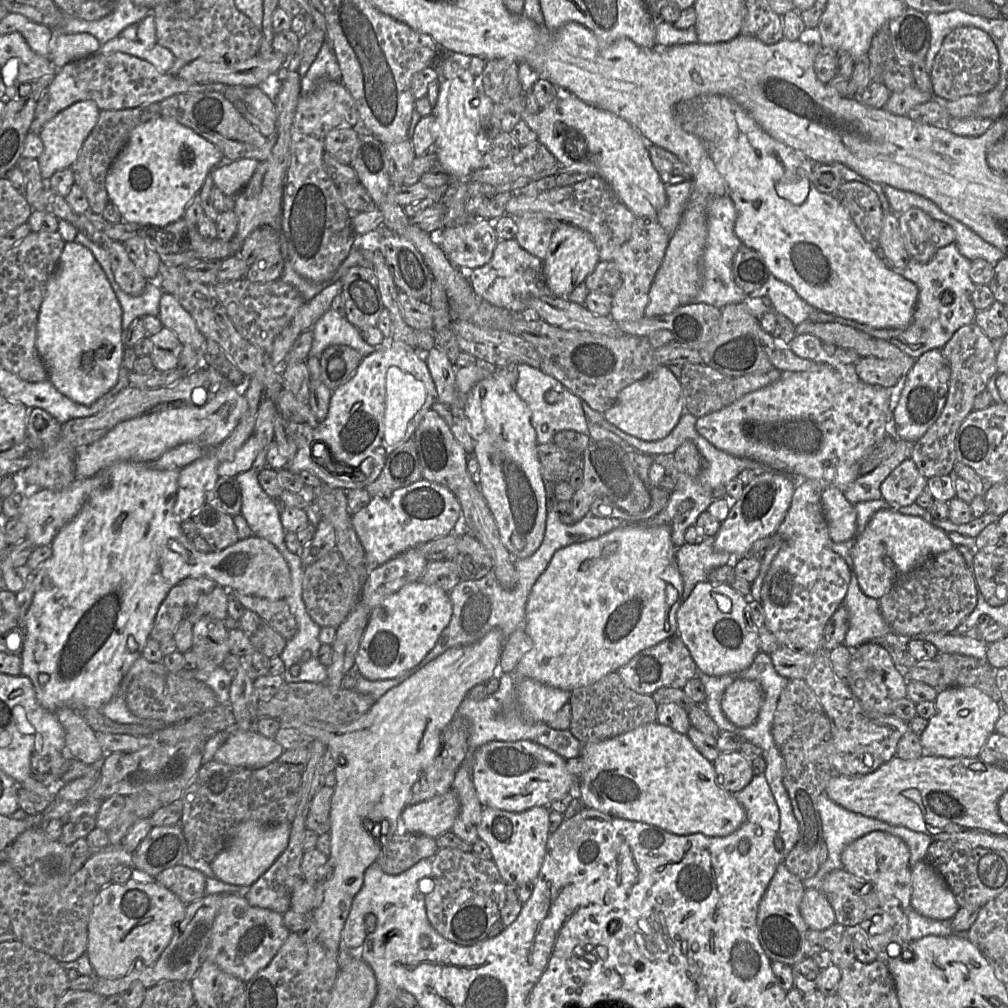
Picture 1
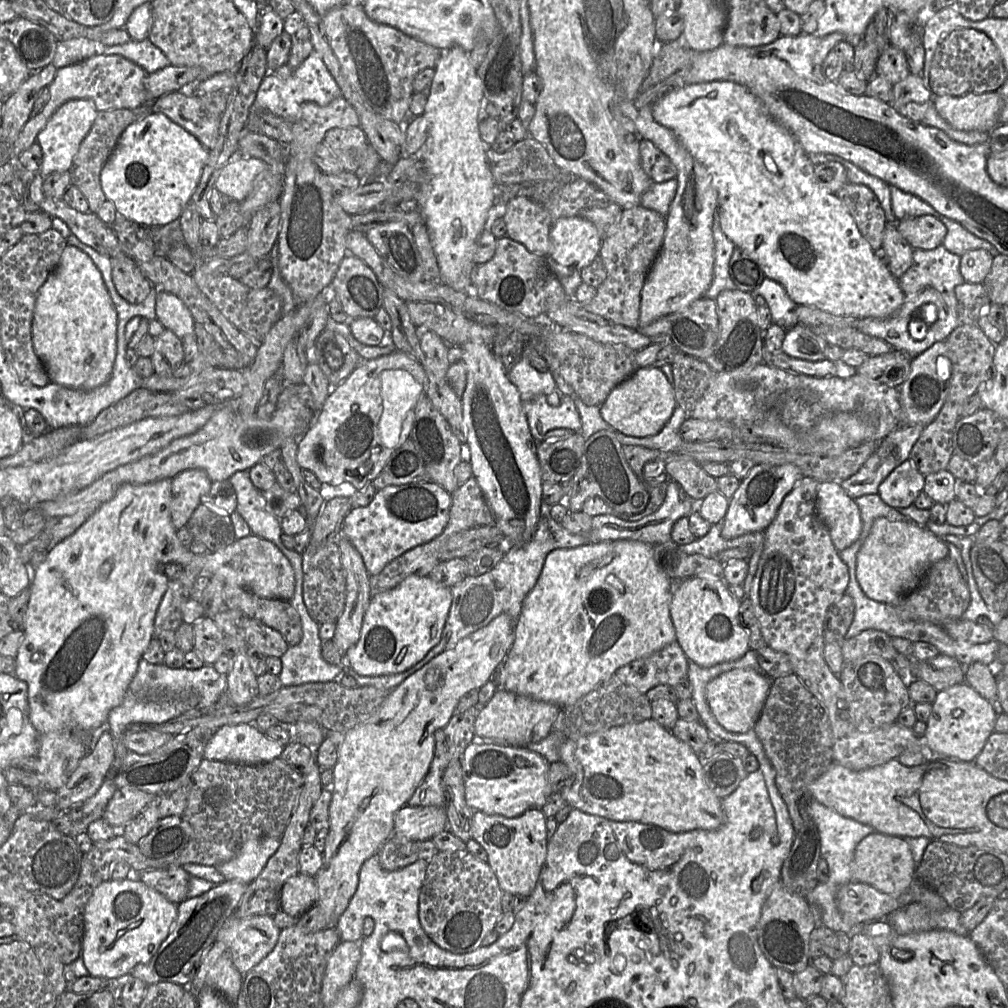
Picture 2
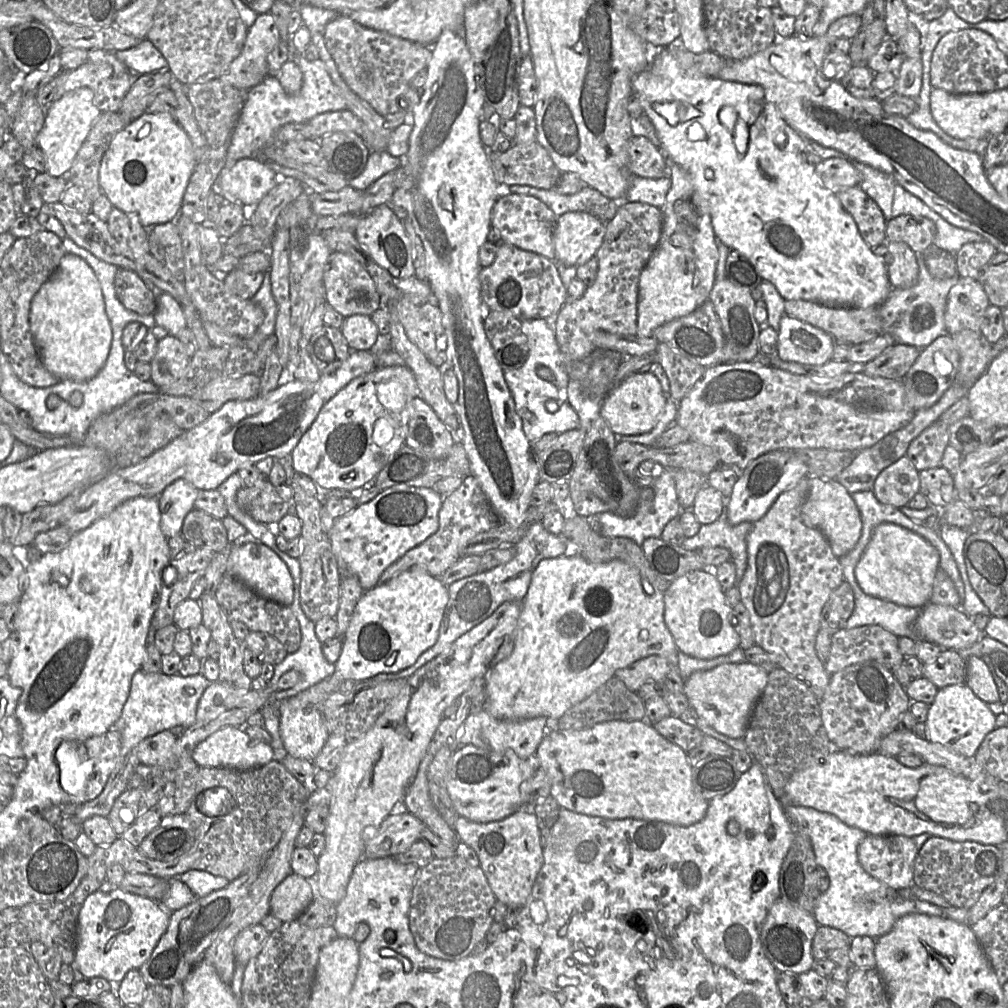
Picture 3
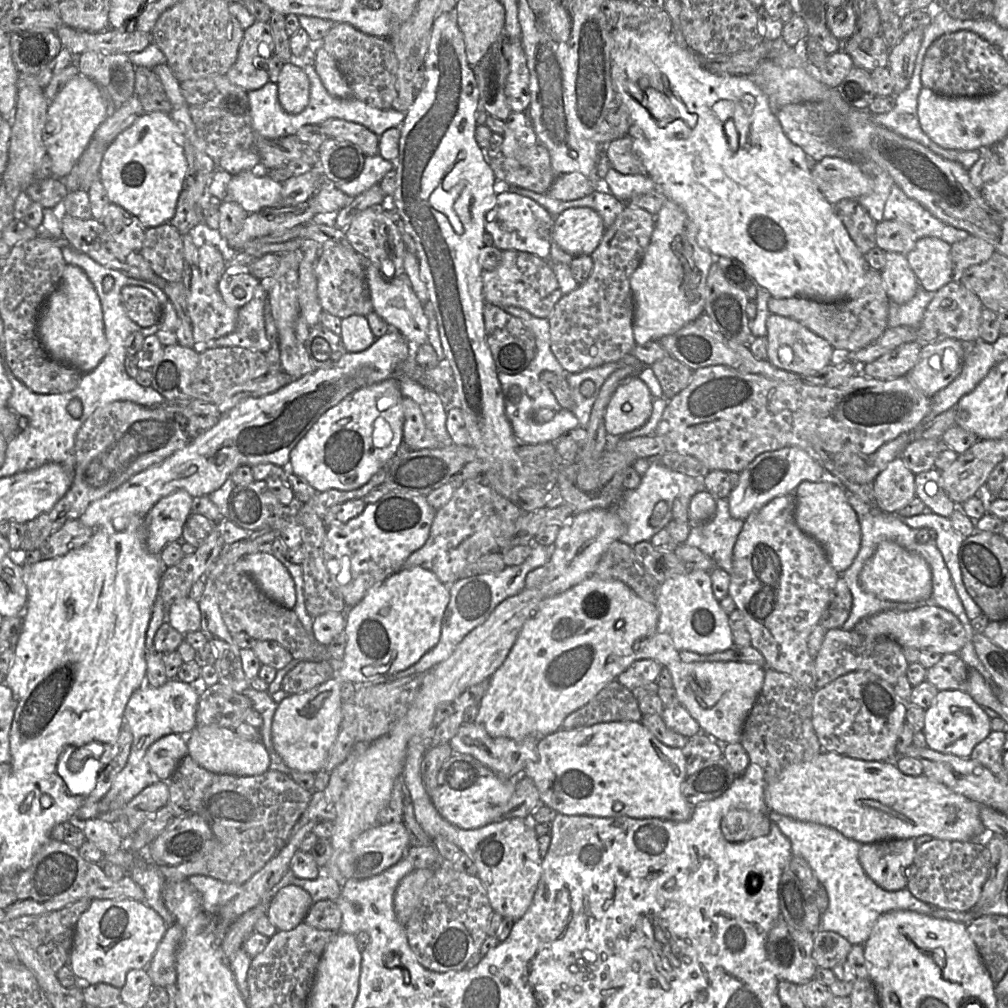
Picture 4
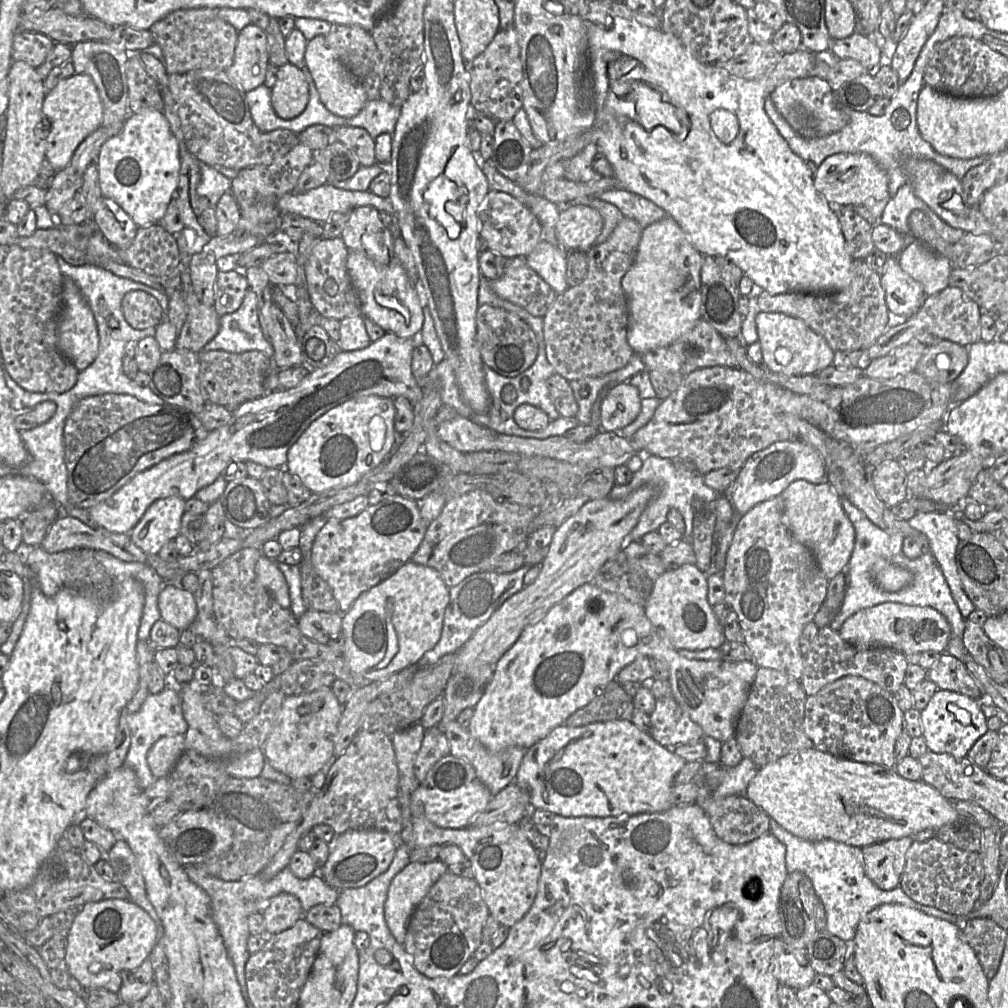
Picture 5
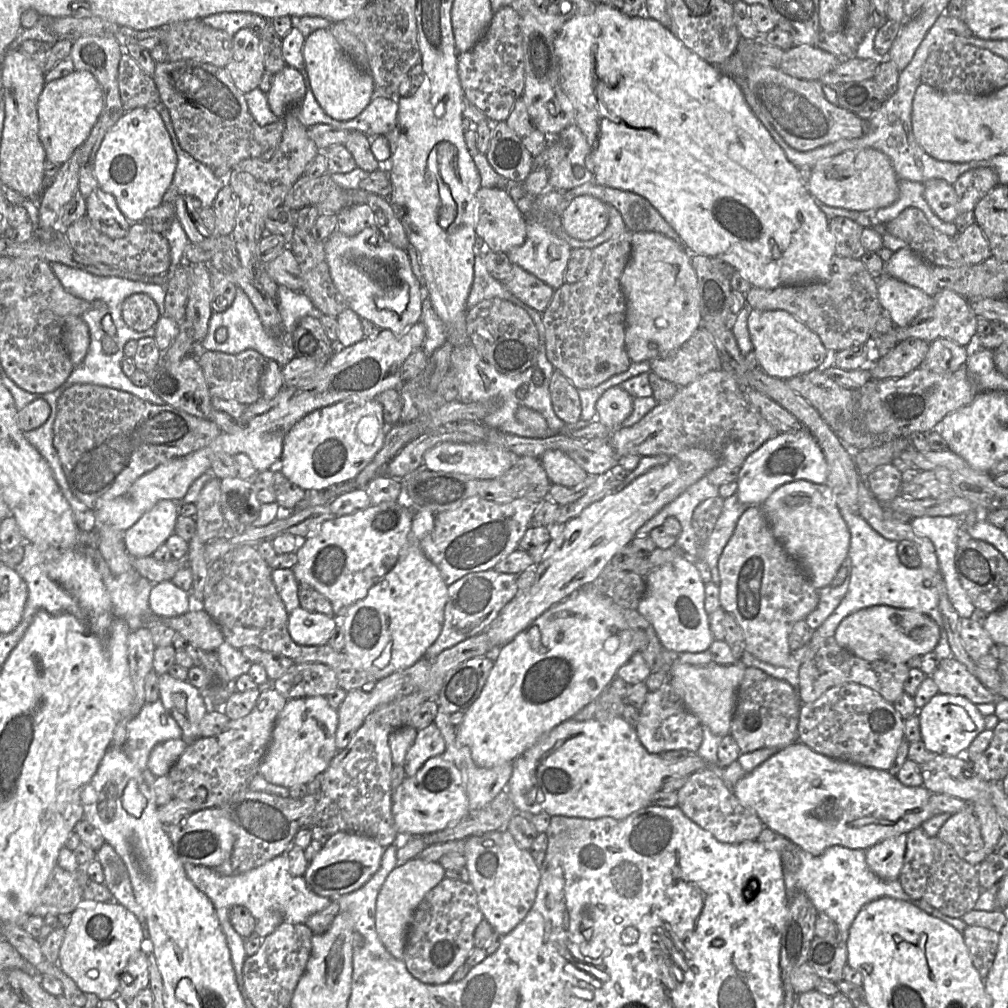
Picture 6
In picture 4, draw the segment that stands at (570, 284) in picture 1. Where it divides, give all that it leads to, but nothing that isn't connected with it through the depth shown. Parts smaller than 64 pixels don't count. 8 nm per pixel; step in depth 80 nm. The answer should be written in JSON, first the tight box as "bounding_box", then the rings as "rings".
{"bounding_box":[552,207,604,256],"rings":[[[574,207],[554,217],[552,239],[573,256],[591,255],[604,232],[604,221],[598,212],[589,207]]]}

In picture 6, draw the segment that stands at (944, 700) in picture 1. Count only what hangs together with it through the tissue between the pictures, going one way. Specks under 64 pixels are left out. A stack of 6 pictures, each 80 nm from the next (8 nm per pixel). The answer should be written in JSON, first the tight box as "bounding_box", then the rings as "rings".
{"bounding_box":[917,693,986,757],"rings":[[[938,693],[917,714],[921,740],[935,755],[962,757],[972,741],[986,729],[984,716],[976,705],[960,695]]]}

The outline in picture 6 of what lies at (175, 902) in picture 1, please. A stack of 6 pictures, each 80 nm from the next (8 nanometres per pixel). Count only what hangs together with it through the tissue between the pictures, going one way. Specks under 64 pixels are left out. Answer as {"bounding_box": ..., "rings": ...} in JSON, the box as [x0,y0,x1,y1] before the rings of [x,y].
{"bounding_box":[58,902,144,999],"rings":[[[84,902],[69,916],[58,966],[85,994],[109,999],[119,989],[120,974],[130,957],[141,950],[144,930],[137,917],[119,903]]]}

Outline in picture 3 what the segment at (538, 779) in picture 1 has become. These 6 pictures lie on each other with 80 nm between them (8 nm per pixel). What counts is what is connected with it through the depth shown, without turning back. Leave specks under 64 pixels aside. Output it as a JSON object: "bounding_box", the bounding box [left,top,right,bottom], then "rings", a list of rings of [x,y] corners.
{"bounding_box":[447,744,537,823],"rings":[[[471,744],[460,746],[450,760],[447,791],[459,816],[477,823],[499,821],[523,808],[520,786],[537,768],[535,759],[522,759],[512,749],[492,751]]]}

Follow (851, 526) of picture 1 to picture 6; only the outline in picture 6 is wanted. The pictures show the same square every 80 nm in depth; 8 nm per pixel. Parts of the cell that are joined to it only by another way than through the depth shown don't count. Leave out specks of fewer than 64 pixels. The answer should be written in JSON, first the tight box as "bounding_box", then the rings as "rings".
{"bounding_box":[761,480,850,589],"rings":[[[795,480],[776,488],[761,504],[771,531],[816,589],[829,586],[848,556],[850,531],[826,484]]]}

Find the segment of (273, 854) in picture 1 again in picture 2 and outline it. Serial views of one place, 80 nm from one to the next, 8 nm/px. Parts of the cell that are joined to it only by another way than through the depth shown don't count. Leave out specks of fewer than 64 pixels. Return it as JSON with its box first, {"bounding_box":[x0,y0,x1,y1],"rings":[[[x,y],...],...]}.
{"bounding_box":[215,837,281,884],"rings":[[[274,837],[250,839],[233,859],[215,868],[226,881],[250,884],[262,872],[280,843],[281,838]]]}

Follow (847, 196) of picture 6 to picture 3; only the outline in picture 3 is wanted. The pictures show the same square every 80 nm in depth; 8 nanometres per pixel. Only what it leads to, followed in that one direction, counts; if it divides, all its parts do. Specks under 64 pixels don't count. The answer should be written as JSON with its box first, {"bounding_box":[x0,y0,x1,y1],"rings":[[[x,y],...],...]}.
{"bounding_box":[815,157,861,194],"rings":[[[831,157],[822,160],[815,165],[815,173],[823,186],[835,194],[850,187],[860,187],[861,175],[848,159]]]}

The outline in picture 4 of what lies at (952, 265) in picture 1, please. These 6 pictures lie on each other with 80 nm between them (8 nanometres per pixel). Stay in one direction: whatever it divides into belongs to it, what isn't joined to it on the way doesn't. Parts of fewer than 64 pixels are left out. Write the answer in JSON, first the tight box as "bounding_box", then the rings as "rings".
{"bounding_box":[888,284,936,329],"rings":[[[919,284],[914,297],[905,304],[897,304],[889,300],[888,327],[908,326],[918,329],[922,323],[924,312],[936,292],[927,291]]]}

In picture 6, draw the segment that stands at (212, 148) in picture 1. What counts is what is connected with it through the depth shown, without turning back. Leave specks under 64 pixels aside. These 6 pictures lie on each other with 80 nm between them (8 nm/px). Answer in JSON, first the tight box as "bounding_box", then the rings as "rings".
{"bounding_box":[94,108,177,223],"rings":[[[135,108],[133,110],[125,112],[123,116],[117,121],[117,123],[106,133],[96,153],[94,172],[98,181],[99,189],[106,193],[104,194],[104,198],[107,198],[110,195],[113,196],[119,212],[131,223],[136,223],[142,222],[149,211],[159,207],[163,203],[163,197],[173,181],[174,174],[177,168],[177,162],[177,153],[160,113],[153,108]]]}

